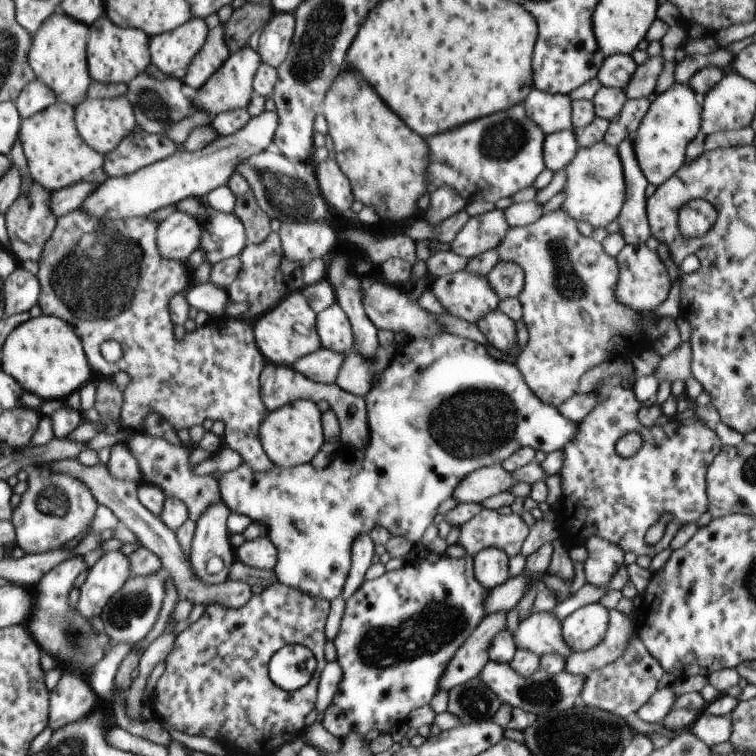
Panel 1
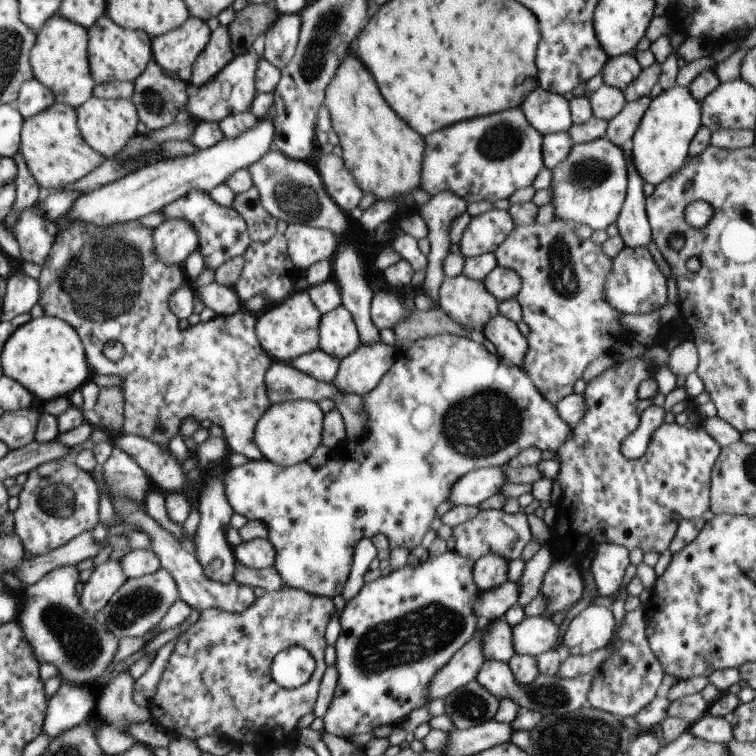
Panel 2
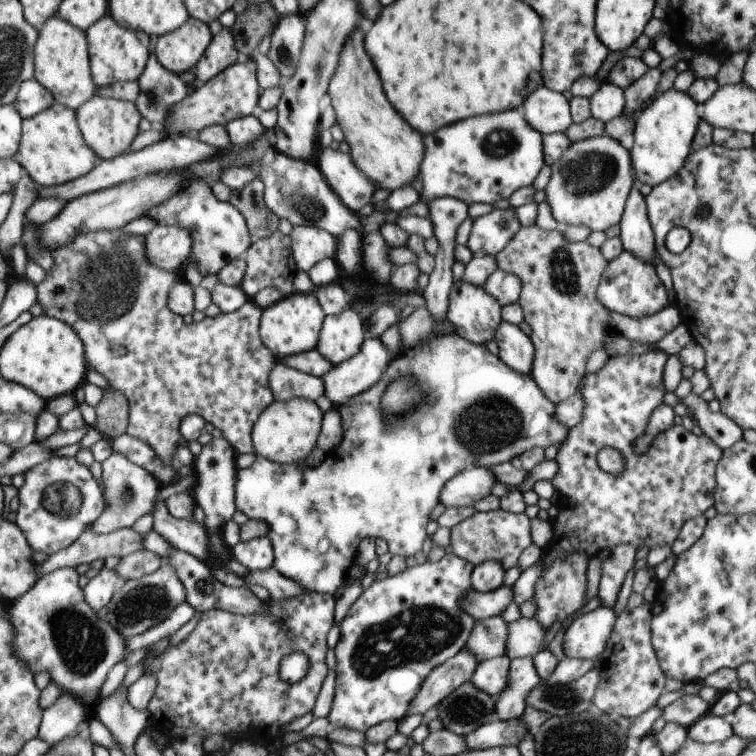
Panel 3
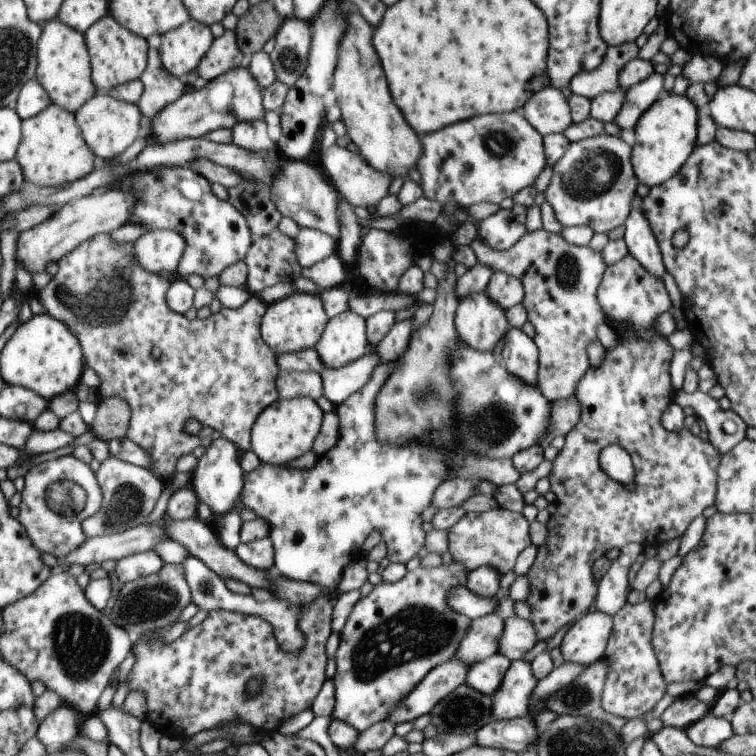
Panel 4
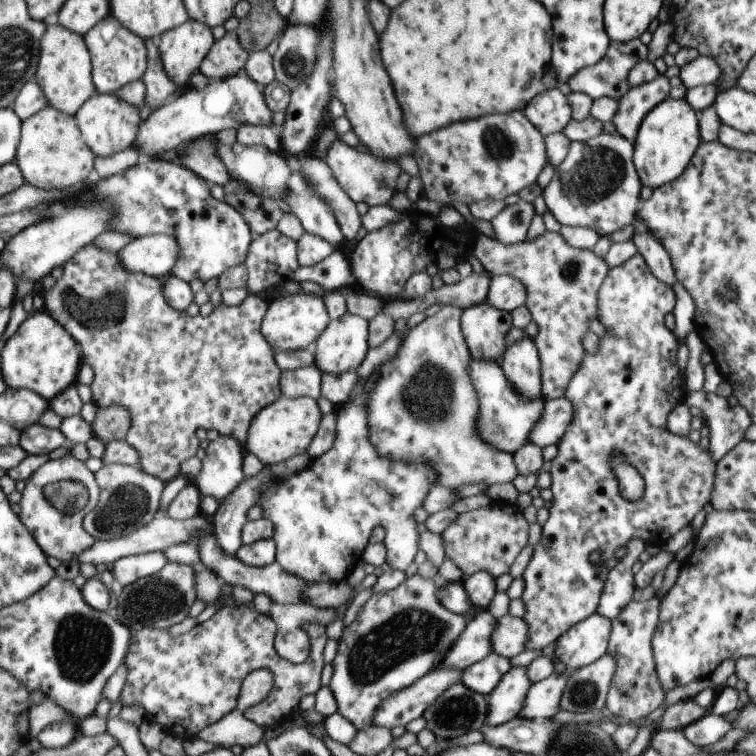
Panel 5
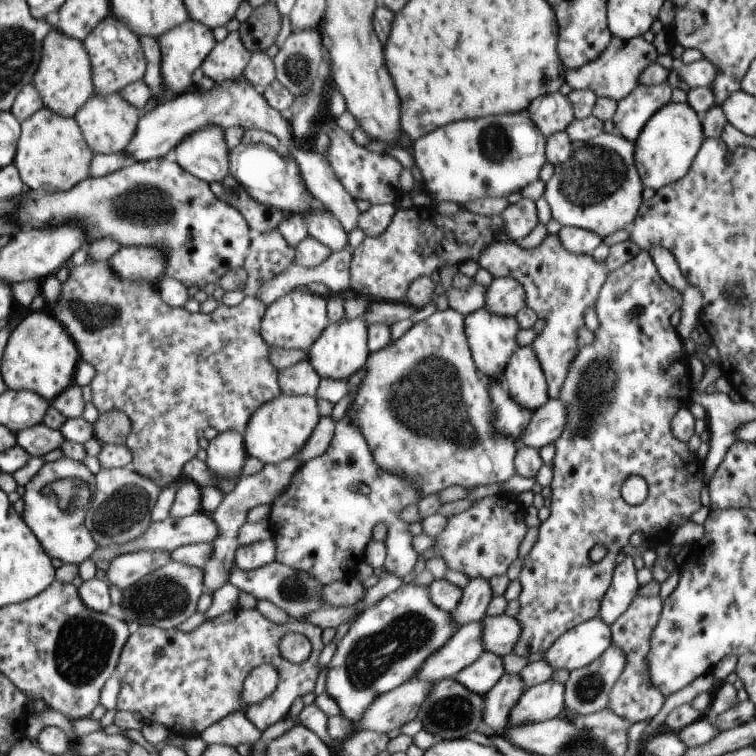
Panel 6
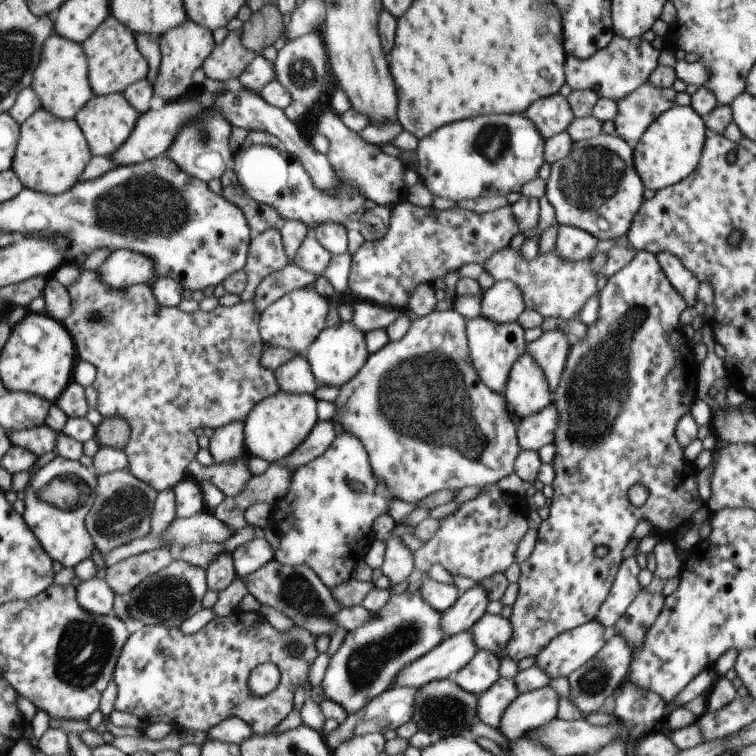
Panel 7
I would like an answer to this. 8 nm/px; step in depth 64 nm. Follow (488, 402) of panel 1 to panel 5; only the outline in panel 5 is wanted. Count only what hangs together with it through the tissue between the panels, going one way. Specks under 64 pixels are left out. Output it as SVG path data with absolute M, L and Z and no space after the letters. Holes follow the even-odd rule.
M474 359L467 369L475 393L479 396L480 416L477 419L479 437L506 453L514 454L529 442L529 432L537 426L545 405L545 400L528 401L510 384L498 362ZM374 370L363 392L353 402L342 404L336 409L337 423L332 448L322 456L312 459L300 472L286 479L277 479L256 504L263 508L263 518L266 517L273 524L273 539L277 550L275 561L284 571L290 571L312 585L340 583L346 579L353 562L362 559L363 550L374 527L385 530L385 562L392 569L406 572L419 550L419 534L413 512L423 506L429 490L436 486L435 469L431 465L413 461L383 459L370 442L365 402L376 379L377 370Z

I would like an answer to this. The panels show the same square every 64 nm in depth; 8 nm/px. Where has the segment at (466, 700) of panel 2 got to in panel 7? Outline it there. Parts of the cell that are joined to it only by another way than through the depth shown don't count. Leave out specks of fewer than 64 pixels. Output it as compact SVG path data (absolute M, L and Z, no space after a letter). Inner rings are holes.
M450 678L429 682L419 687L419 691L415 694L410 721L416 724L419 730L428 732L435 738L465 735L472 725L480 721L476 714L478 697L466 692Z

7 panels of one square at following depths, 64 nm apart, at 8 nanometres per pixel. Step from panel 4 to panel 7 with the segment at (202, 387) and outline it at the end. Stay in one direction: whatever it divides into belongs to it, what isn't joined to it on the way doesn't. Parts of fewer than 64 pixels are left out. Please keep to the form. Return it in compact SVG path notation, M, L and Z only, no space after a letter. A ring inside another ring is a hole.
M80 268L80 278L76 284L68 288L71 298L71 305L73 310L63 320L66 330L72 334L72 340L76 344L76 350L78 350L78 356L83 361L92 363L97 370L96 380L92 386L98 393L97 410L103 417L122 417L127 420L132 428L132 438L130 438L128 446L124 448L128 456L128 469L138 480L145 481L146 484L154 487L157 492L172 489L180 483L180 480L184 478L184 468L188 468L188 464L194 460L194 456L197 456L198 442L196 442L196 434L194 430L200 426L200 428L206 428L206 426L212 426L216 429L224 427L225 424L233 423L234 421L242 421L250 415L257 402L264 400L267 396L272 396L280 388L278 388L275 374L273 370L264 368L260 364L262 351L265 350L266 344L259 336L259 316L257 306L252 301L240 301L231 307L225 307L224 305L218 305L214 310L205 312L199 309L191 313L185 313L177 306L167 307L160 306L156 302L153 295L151 285L146 283L140 283L132 287L125 289L111 289L106 286L105 283L99 278L97 270L88 271Z

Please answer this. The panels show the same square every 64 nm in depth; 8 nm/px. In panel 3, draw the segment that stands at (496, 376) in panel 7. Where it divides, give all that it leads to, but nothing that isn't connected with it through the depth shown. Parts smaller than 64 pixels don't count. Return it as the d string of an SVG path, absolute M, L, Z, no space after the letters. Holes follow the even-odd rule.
M459 280L452 284L448 296L447 320L454 324L455 334L472 344L486 345L494 339L502 322L502 306L482 286Z

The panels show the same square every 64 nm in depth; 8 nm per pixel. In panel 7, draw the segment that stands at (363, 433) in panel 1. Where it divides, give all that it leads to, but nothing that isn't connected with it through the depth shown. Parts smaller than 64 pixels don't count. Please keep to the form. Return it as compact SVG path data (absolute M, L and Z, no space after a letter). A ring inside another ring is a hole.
M300 353L294 355L273 373L278 388L286 392L313 395L318 386L308 359Z

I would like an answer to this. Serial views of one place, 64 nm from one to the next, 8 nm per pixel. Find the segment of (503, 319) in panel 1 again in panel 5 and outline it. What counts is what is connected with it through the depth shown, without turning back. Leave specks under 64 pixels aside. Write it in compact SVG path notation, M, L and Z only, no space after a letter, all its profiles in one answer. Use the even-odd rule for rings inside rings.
M532 338L509 346L502 356L501 367L510 384L528 401L545 400L539 352Z

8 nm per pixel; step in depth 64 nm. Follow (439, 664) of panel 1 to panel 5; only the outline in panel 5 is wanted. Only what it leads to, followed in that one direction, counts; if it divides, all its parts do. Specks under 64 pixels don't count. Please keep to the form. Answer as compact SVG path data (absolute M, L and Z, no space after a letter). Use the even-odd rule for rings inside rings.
M439 573L430 579L416 574L407 578L398 588L374 593L359 610L355 620L343 628L336 656L331 662L333 675L329 687L338 707L337 712L354 724L358 731L372 726L372 715L382 700L427 675L434 668L433 662L440 655L443 656L443 652L449 651L459 632L466 626L468 618L446 610L441 602L438 602L437 592L441 591L446 583L448 582Z

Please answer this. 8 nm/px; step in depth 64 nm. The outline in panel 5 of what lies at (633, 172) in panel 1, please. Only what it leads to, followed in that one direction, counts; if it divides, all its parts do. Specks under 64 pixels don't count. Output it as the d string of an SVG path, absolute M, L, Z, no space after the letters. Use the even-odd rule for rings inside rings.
M634 220L633 226L634 233L630 240L634 241L638 253L649 264L652 274L672 287L677 278L668 251L647 231L643 223Z

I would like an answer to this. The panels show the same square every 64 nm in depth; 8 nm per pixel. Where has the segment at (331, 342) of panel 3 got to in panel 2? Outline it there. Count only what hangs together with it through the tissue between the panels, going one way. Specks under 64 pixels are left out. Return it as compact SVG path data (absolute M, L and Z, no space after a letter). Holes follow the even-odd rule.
M339 307L322 314L319 332L319 350L342 361L360 346L358 328L346 308Z

